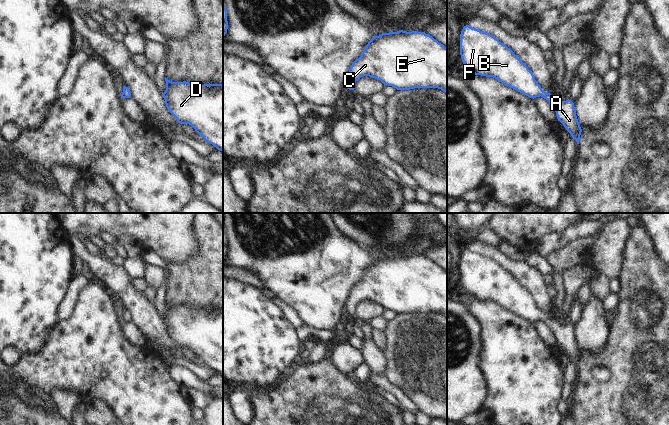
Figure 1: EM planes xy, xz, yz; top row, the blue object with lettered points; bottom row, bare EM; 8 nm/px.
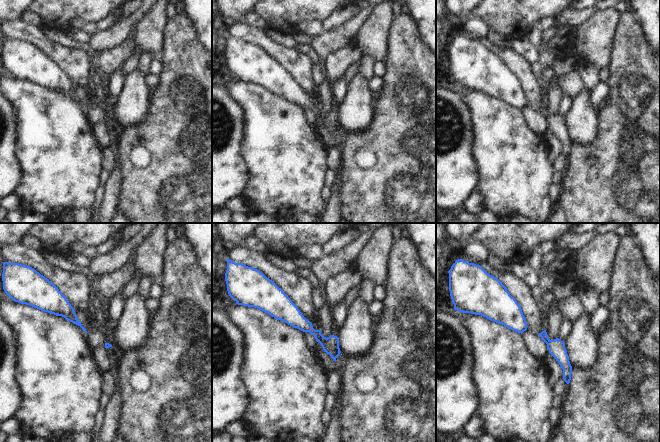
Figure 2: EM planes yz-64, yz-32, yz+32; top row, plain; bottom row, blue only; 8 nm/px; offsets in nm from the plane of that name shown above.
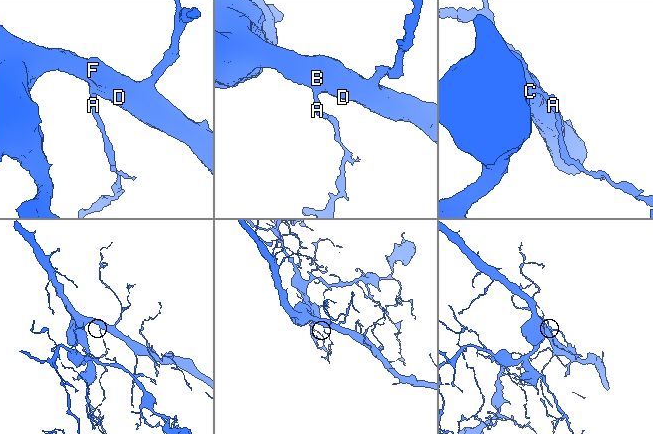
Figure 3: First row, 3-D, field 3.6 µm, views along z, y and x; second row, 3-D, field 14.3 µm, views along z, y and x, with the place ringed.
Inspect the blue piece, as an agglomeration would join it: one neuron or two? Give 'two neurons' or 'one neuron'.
one neuron

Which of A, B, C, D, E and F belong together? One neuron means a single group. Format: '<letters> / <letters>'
A B C D E F

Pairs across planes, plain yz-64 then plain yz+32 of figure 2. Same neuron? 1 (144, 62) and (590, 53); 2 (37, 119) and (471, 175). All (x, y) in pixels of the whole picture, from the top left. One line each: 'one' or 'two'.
1: two
2: two

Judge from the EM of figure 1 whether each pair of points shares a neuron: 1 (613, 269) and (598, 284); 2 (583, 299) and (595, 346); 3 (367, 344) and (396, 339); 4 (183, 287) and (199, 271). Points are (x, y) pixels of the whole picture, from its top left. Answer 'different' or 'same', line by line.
1: different
2: different
3: different
4: same

